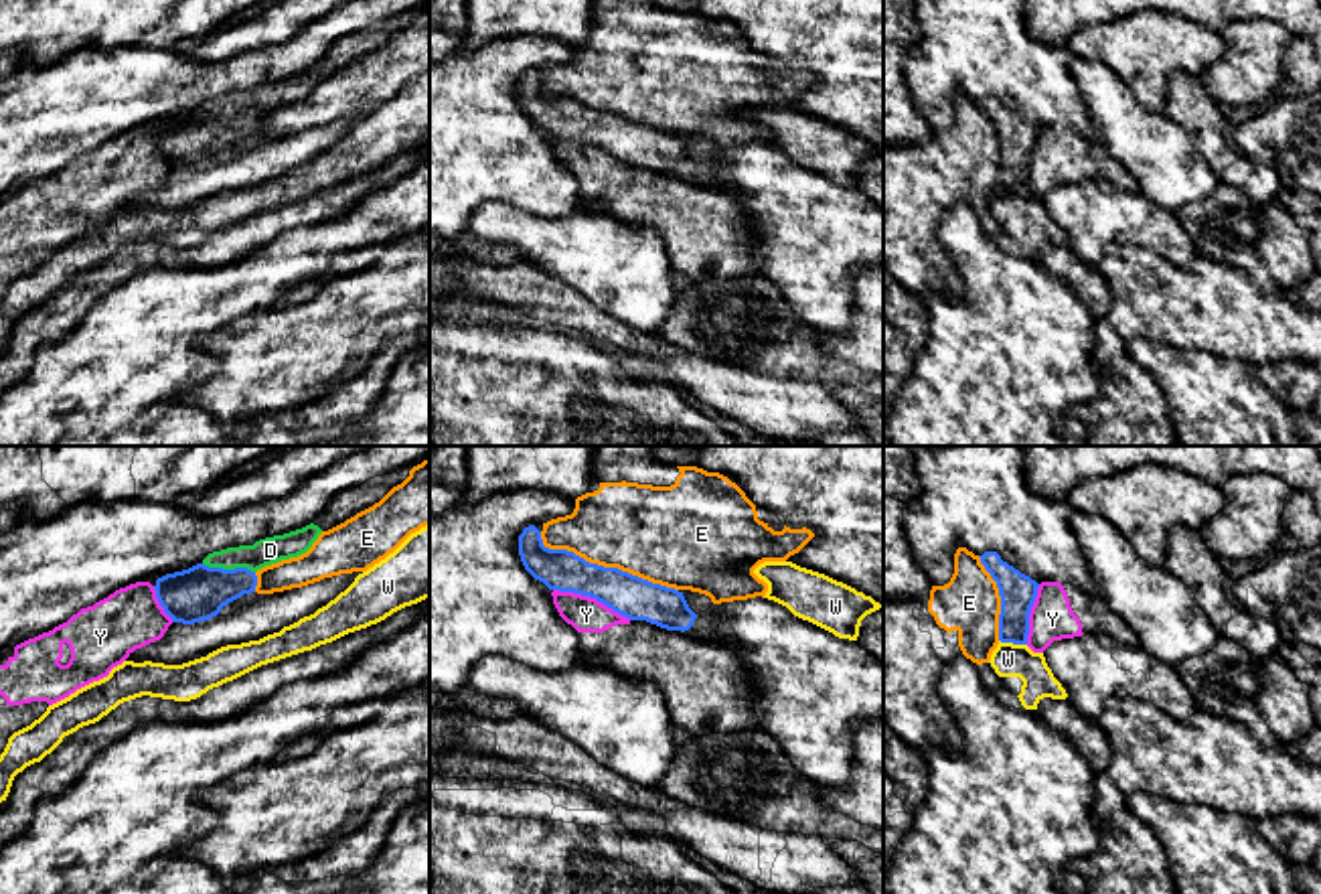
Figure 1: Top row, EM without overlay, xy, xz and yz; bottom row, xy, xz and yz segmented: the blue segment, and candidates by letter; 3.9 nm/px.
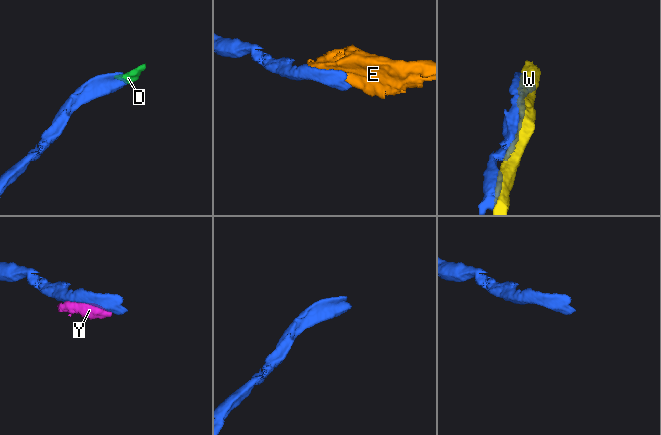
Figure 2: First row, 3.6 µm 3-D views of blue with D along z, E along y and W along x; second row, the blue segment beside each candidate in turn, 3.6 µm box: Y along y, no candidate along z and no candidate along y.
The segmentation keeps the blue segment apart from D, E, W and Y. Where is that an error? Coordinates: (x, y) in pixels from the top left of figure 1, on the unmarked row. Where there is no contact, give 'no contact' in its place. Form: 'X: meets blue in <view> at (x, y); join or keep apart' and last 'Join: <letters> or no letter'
D: meets blue in xy at (229, 116); join
E: meets blue in xz at (602, 112); keep apart
W: meets blue in yz at (1014, 189); keep apart
Y: meets blue in xz at (592, 142); keep apart
Join: D

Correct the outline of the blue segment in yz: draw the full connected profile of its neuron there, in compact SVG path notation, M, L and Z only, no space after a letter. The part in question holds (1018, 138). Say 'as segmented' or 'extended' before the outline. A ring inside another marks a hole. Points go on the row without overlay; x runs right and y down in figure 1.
as segmented; M985 97L981 109L997 128L1001 142L999 187L1027 191L1029 158L1039 130L1001 105L997 97Z

